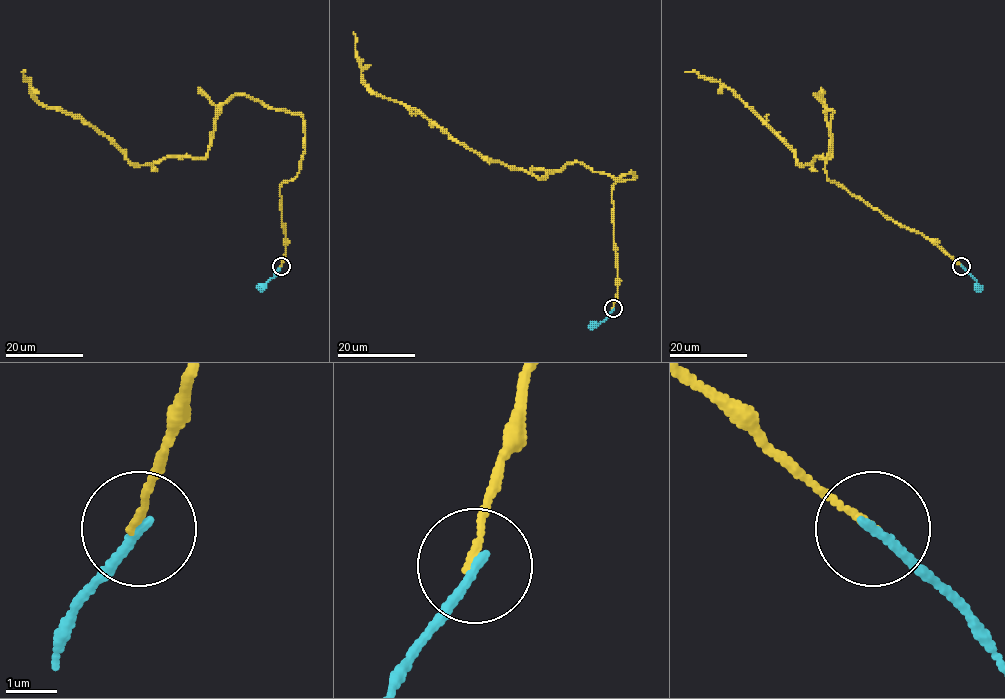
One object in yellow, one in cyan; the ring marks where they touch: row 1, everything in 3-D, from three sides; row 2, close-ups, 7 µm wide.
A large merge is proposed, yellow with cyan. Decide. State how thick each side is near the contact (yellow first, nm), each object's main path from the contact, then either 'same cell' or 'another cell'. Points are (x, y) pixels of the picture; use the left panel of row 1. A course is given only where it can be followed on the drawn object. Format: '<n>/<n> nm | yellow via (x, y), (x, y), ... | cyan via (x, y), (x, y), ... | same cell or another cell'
120/180 nm | yellow via (281, 265), (280, 186), (304, 150), (299, 114), (233, 95), (203, 158), (134, 164), (47, 108), (22, 71) | cyan via (281, 265), (272, 278), (257, 287) | another cell

